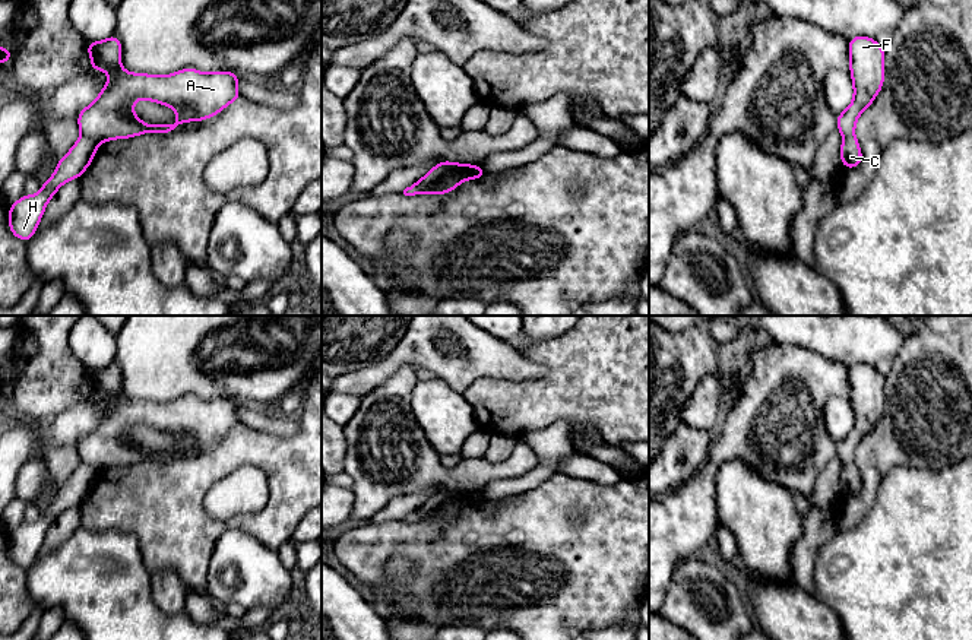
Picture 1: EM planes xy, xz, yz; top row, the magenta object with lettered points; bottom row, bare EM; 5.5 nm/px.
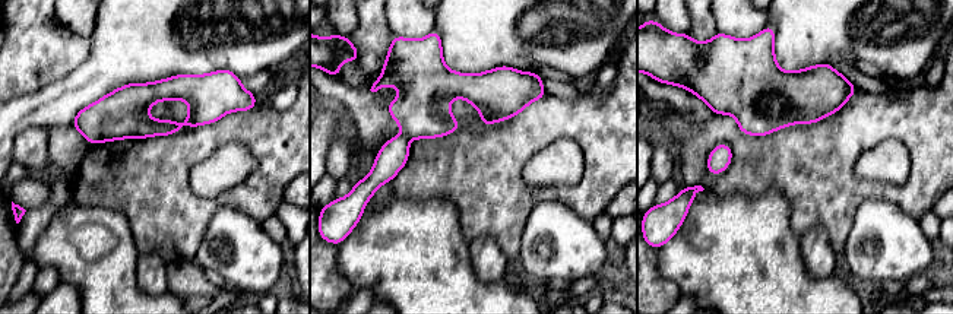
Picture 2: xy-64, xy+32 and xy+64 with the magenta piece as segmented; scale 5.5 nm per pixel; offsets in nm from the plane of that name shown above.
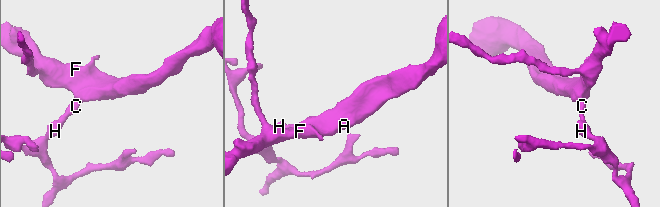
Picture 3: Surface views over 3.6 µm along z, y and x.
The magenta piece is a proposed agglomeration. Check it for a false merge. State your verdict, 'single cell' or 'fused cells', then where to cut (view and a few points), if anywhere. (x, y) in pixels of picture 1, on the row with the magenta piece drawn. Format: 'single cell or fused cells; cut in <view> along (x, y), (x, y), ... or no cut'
fused cells; cut in xy along (82, 133), (97, 143)

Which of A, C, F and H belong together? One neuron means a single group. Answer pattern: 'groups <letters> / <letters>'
groups A F / C H

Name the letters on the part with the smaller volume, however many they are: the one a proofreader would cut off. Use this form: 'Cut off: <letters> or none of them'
Cut off: C, H

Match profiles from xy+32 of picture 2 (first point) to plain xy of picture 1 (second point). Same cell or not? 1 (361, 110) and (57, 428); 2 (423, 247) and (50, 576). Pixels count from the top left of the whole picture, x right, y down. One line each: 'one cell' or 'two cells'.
1: two cells
2: one cell

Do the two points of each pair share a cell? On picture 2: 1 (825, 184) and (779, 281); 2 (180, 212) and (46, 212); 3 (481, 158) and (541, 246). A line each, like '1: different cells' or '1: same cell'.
1: different cells
2: different cells
3: different cells

